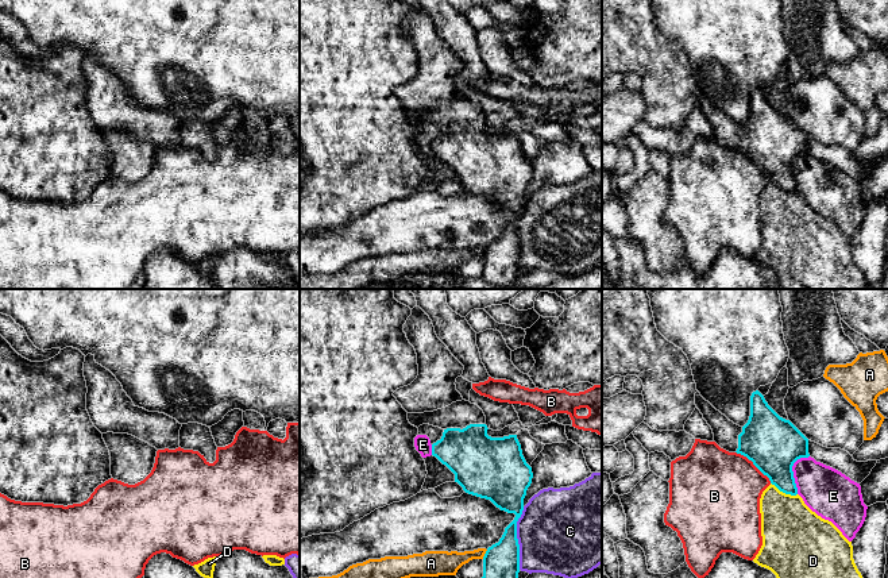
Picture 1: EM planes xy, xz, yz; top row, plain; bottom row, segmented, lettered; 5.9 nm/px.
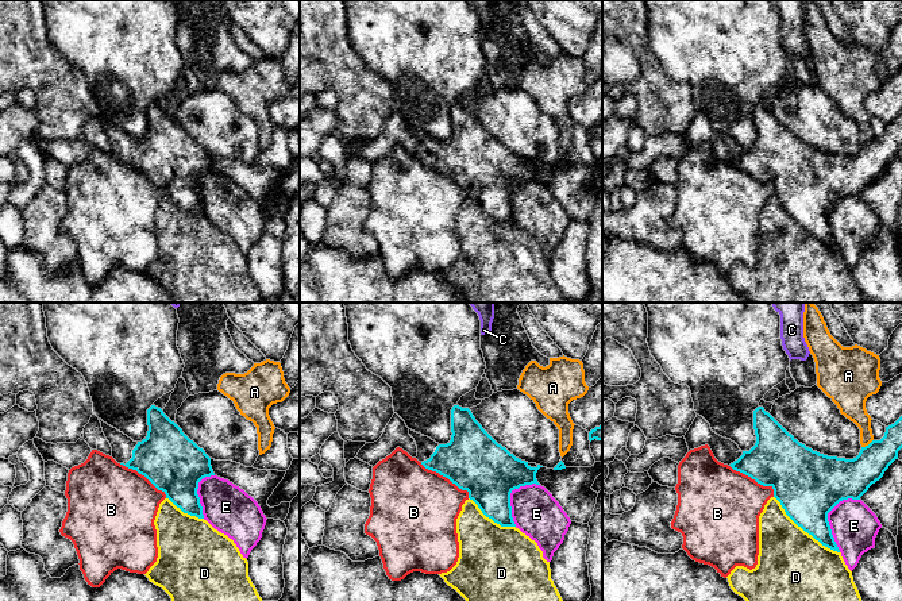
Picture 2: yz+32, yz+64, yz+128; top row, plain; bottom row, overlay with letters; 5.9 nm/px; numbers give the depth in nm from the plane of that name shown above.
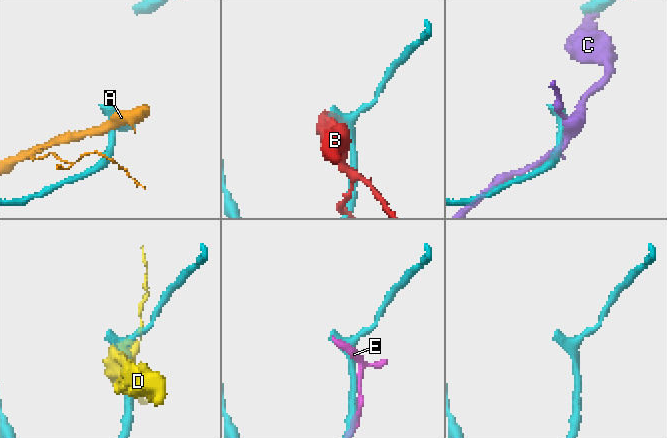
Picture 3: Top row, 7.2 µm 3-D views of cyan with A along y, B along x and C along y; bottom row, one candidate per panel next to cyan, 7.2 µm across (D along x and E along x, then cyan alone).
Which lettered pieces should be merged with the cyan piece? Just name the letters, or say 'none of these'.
none of these

